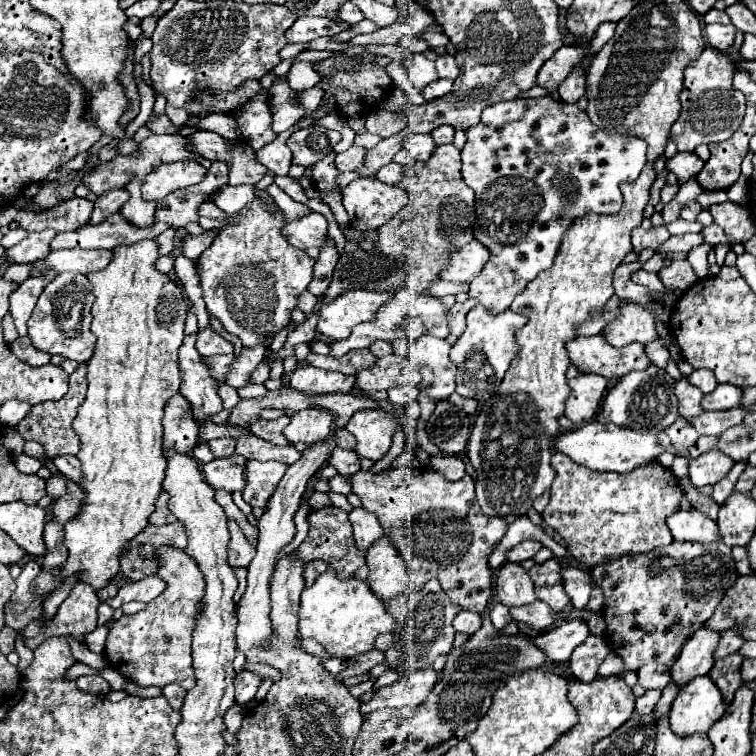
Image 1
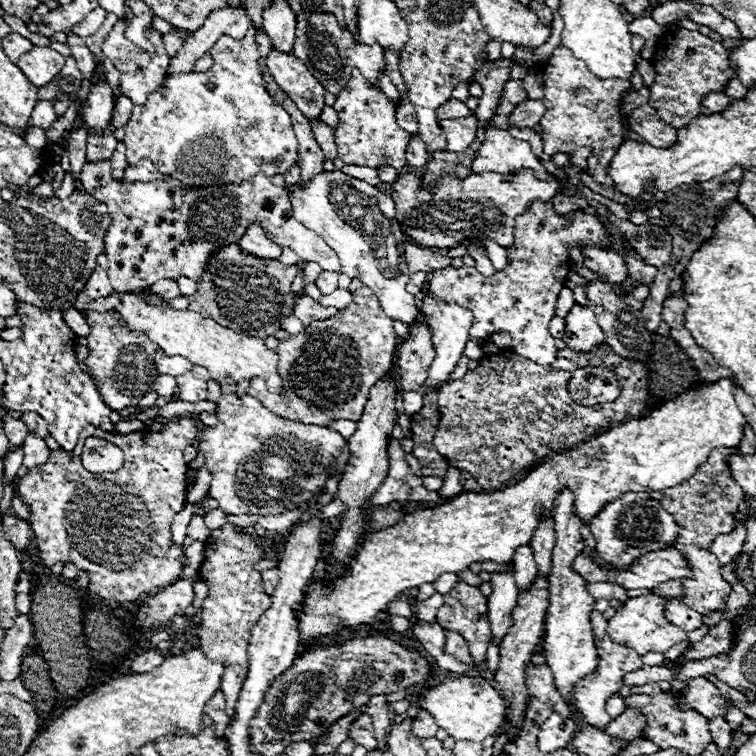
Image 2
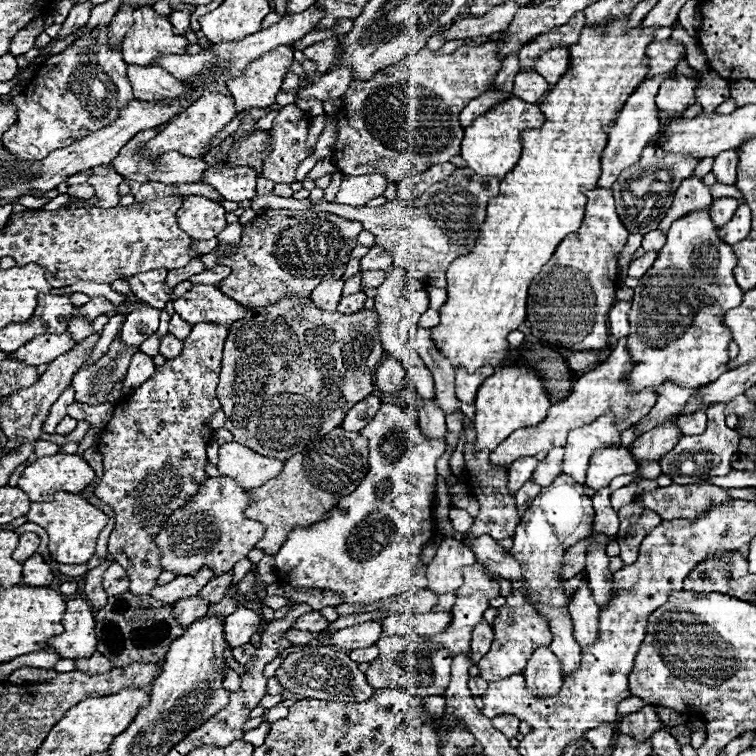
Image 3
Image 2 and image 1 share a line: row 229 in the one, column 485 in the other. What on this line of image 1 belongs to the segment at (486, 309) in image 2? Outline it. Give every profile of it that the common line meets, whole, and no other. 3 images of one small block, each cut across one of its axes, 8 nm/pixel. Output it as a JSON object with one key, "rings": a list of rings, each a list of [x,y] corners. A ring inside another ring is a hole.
{"rings":[[[418,466],[418,468],[390,468],[380,474],[356,472],[350,482],[352,482],[352,492],[360,496],[362,506],[378,516],[384,530],[390,532],[392,542],[396,542],[396,546],[400,548],[410,576],[410,590],[420,588],[422,584],[426,584],[430,578],[436,576],[440,580],[440,586],[454,604],[472,612],[486,610],[488,600],[492,596],[492,572],[488,568],[488,556],[500,544],[508,524],[504,518],[498,516],[492,518],[480,512],[474,494],[474,480],[468,474],[458,482],[448,482],[438,472]]]}

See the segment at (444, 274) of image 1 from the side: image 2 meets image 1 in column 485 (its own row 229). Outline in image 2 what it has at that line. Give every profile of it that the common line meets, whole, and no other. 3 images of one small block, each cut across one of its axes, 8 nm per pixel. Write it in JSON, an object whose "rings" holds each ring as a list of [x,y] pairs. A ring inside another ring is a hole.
{"rings":[[[260,224],[248,226],[248,230],[244,234],[244,240],[240,240],[238,244],[240,244],[242,250],[246,250],[254,256],[260,256],[260,258],[278,258],[280,252],[282,252],[282,248],[276,246],[276,242],[272,242],[266,236],[266,232]]]}

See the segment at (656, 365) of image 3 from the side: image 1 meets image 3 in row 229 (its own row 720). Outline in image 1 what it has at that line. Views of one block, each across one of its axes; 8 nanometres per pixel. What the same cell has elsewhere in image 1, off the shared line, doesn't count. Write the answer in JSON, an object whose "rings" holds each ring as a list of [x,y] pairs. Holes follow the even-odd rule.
{"rings":[[[698,676],[688,682],[676,696],[670,708],[670,726],[680,736],[708,732],[708,728],[724,714],[720,690],[708,676]]]}

